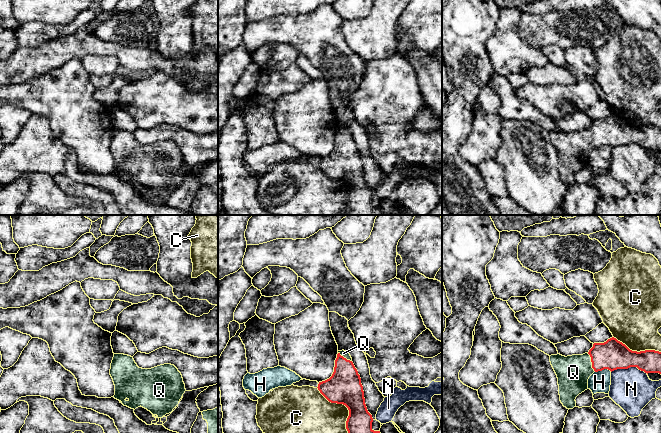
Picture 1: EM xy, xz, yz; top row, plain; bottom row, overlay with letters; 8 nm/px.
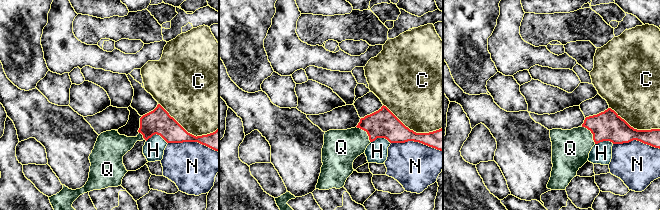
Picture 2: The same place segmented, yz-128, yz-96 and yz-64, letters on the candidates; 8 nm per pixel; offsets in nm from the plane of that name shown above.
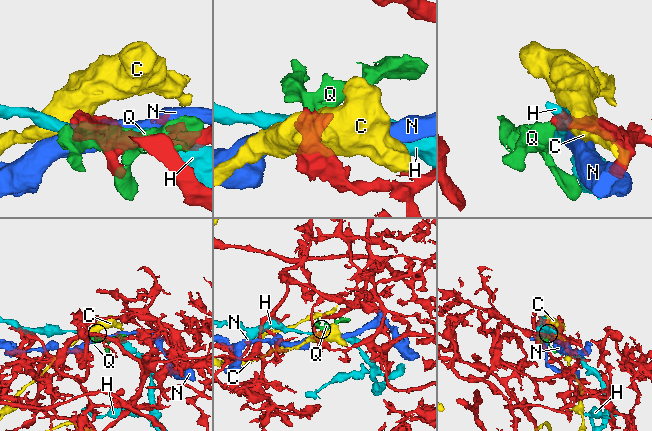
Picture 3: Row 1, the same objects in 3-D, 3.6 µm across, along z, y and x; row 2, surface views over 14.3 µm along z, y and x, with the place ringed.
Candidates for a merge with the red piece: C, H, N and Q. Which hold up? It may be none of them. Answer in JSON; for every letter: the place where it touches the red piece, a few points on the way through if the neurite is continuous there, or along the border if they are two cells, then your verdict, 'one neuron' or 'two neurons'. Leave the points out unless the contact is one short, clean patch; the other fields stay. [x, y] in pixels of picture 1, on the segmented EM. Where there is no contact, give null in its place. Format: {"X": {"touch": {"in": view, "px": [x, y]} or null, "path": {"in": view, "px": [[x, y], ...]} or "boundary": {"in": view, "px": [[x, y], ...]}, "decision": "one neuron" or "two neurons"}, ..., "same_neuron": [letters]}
{"C": {"touch": {"in": "xz", "px": [343, 404]}, "decision": "two neurons"}, "H": {"touch": {"in": "yz", "px": [603, 369]}, "decision": "two neurons"}, "N": {"touch": {"in": "yz", "px": [629, 367]}, "decision": "two neurons"}, "Q": {"touch": {"in": "yz", "px": [591, 361]}, "path": {"in": "yz", "px": [[612, 355], [603, 355], [591, 361], [573, 372]]}, "decision": "one neuron"}, "same_neuron": ["Q"]}

